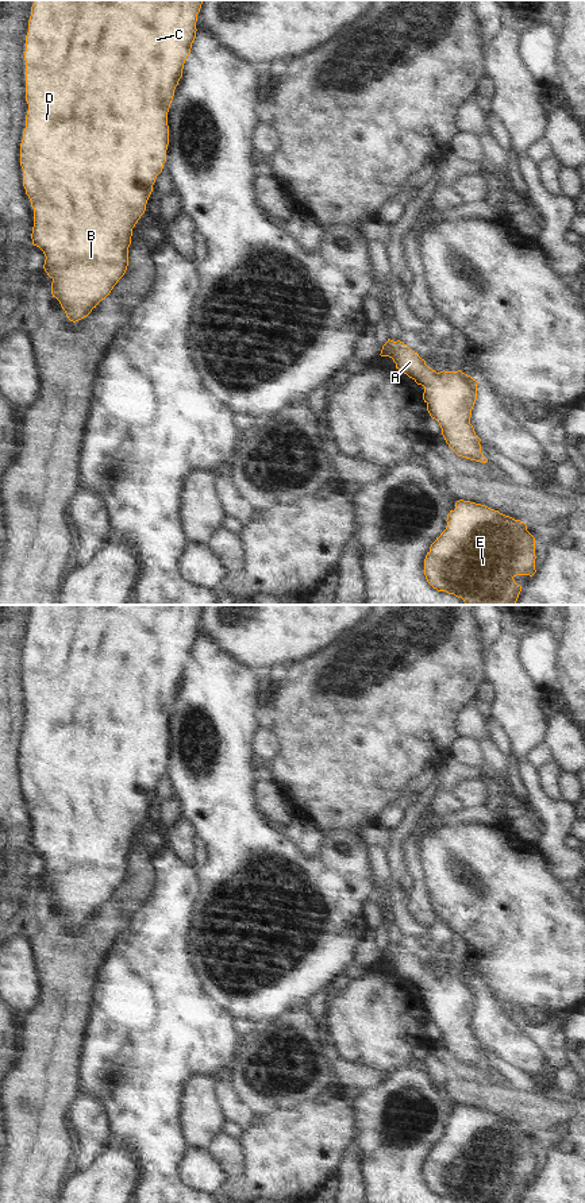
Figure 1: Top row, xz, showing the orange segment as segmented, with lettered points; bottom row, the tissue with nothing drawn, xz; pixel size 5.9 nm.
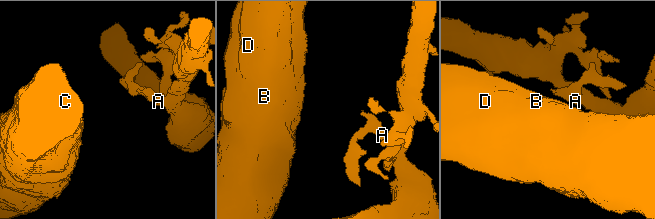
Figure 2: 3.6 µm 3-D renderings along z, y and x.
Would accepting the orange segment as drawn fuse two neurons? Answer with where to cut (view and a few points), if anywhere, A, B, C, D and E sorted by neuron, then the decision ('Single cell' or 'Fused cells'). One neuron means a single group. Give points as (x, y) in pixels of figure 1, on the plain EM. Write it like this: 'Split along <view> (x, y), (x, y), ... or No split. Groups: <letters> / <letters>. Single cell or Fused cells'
No split. Groups: A B C D E. Single cell.

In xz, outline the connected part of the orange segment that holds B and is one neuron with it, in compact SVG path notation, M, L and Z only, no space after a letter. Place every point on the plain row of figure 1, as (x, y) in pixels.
M34 605L24 656L28 716L20 748L20 771L23 791L34 813L32 849L43 856L46 861L43 874L53 884L51 899L73 928L86 922L111 898L127 875L132 833L145 818L155 783L166 767L168 717L196 643L196 626L201 609L203 605Z

